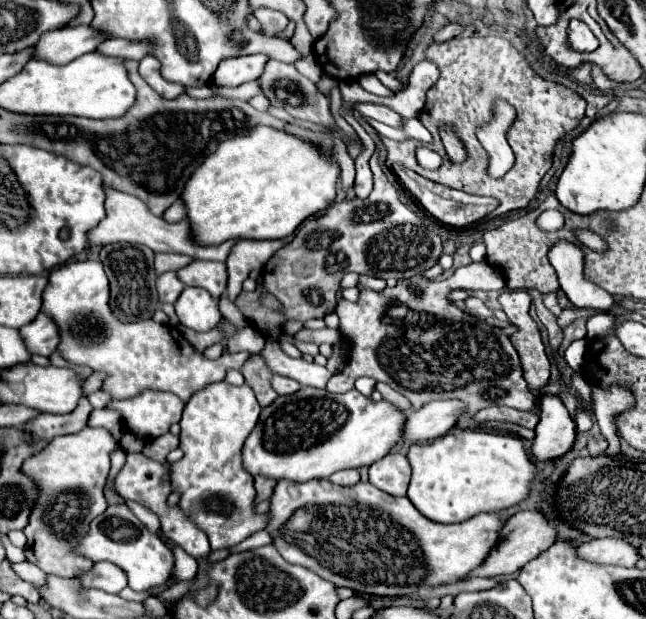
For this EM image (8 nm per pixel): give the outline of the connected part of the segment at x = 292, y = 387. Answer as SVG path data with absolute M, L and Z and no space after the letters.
M274 376L272 384L274 384L274 390L278 394L292 394L292 392L300 390L300 384L294 382L292 378L286 378L286 376Z

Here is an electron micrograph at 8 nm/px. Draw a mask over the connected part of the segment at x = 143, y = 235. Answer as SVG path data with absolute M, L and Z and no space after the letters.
M106 190L106 208L108 214L106 218L88 234L88 248L92 246L104 246L104 244L112 244L112 242L130 242L130 244L144 244L154 252L174 252L174 254L186 254L190 258L196 260L216 260L216 262L226 262L232 246L238 240L230 240L230 242L222 242L220 246L200 246L194 242L192 238L192 228L188 220L170 224L160 216L154 216L150 212L150 208L146 206L146 202L142 202L140 198L134 198L132 194L122 194L118 190Z

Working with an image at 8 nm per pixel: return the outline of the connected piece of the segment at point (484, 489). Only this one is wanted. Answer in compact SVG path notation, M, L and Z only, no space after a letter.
M460 430L408 450L412 478L410 502L430 520L440 524L464 522L480 512L498 512L520 504L532 492L538 466L516 434L494 434L484 430Z

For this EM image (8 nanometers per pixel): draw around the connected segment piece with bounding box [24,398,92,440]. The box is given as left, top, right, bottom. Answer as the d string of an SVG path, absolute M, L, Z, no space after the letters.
M86 398L80 400L78 408L70 414L40 414L32 422L24 426L26 432L30 432L36 438L52 440L62 434L74 434L88 426L88 416L92 412L92 406Z

